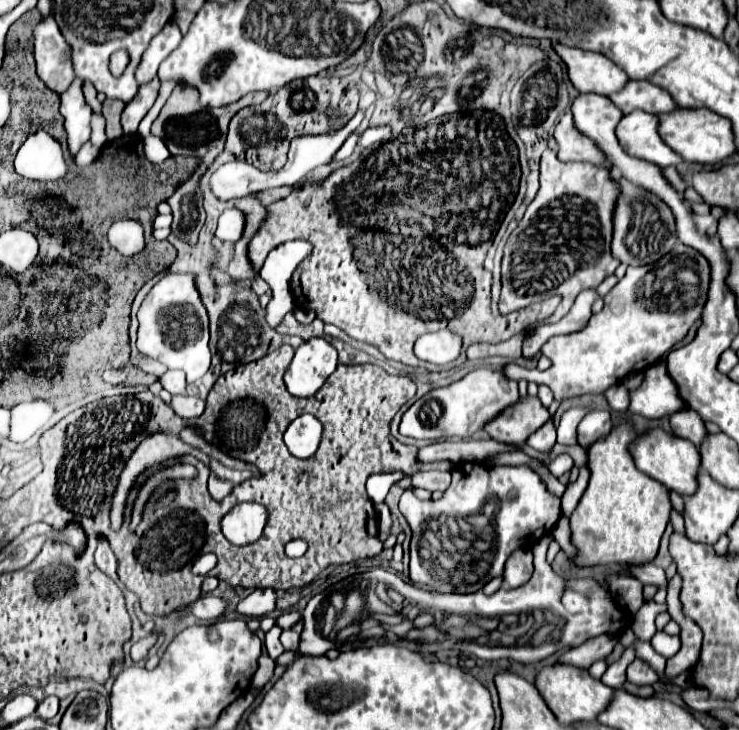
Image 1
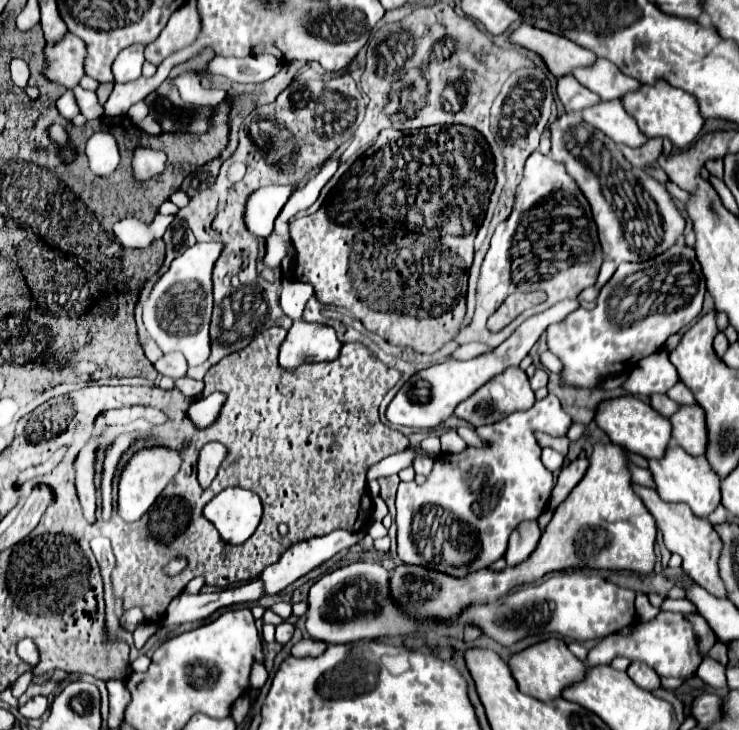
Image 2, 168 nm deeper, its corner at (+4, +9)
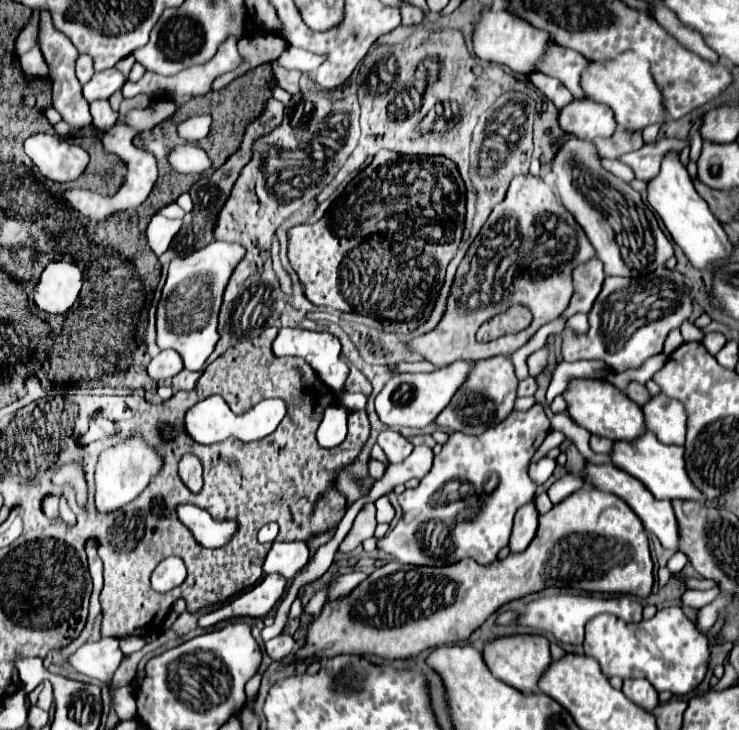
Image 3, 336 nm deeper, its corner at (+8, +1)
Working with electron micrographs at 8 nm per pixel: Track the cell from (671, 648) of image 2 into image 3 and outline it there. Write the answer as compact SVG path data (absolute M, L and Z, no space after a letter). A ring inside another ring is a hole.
M678 606L658 610L654 618L636 624L600 614L588 622L584 652L600 662L608 678L646 678L658 692L668 690L676 696L692 692L704 680L710 660L708 638L696 630L696 624Z

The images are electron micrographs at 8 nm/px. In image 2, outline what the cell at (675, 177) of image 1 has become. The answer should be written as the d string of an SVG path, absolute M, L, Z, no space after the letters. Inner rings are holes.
M648 138L640 148L628 148L624 144L618 144L618 148L632 166L644 168L648 164L656 164L658 154L662 152L662 138Z

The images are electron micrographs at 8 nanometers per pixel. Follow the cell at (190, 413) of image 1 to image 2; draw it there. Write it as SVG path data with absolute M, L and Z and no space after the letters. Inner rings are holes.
M182 376L182 378L176 380L176 388L178 388L184 396L188 396L188 398L200 396L200 392L202 392L200 384L202 384L200 380L194 380L194 378L190 378L190 376Z

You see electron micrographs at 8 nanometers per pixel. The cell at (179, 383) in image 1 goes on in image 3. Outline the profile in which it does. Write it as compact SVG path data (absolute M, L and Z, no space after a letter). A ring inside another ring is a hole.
M162 350L148 364L148 376L152 376L158 382L172 380L180 370L182 370L182 360L176 350Z

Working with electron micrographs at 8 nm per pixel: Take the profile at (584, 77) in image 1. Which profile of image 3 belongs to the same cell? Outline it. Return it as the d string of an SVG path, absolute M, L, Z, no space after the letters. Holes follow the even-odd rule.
M486 12L476 26L474 32L474 54L488 62L498 62L508 66L510 70L518 74L534 74L538 72L538 62L548 52L548 32L540 32L532 28L526 20L518 20L516 16L510 16L510 12Z

